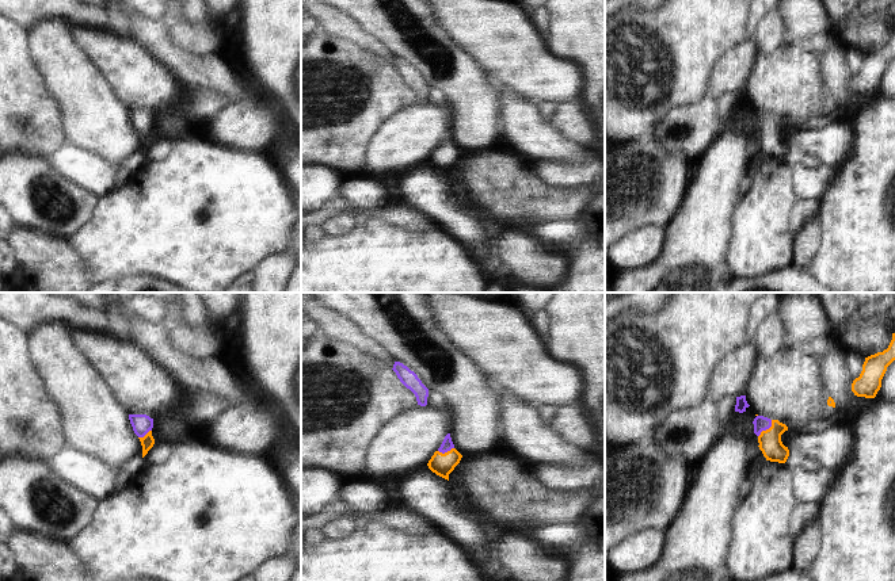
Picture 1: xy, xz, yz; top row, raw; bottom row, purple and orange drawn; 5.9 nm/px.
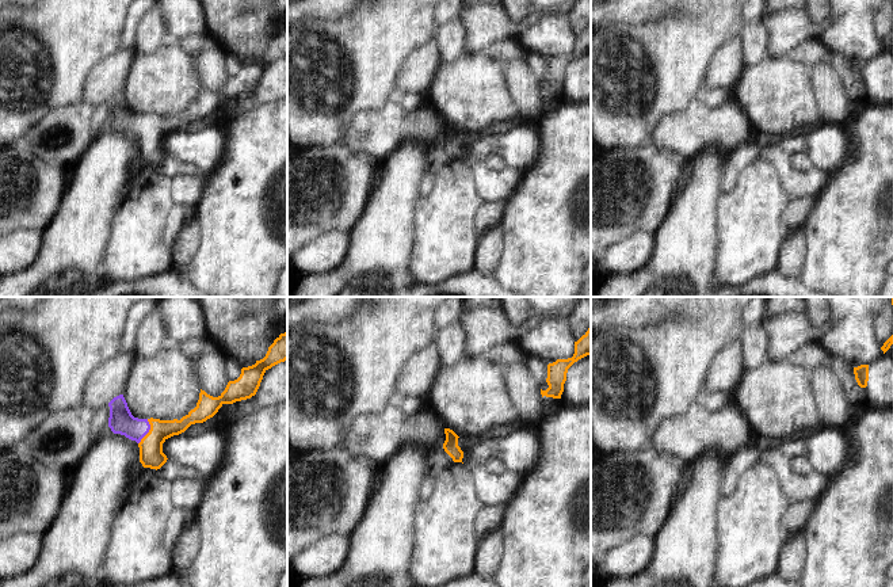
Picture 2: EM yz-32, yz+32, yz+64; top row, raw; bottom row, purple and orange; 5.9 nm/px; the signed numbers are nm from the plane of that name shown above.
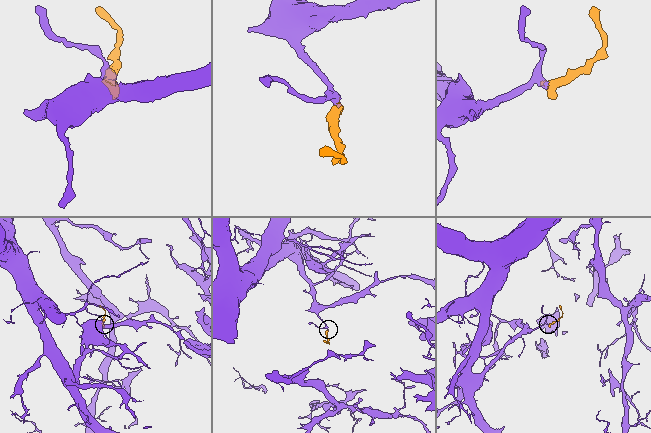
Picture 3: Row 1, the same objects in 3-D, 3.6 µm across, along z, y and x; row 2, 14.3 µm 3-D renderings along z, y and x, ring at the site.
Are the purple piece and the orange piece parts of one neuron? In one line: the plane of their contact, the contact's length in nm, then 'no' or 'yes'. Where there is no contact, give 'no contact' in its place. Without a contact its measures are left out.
meets purple in yz; contact 130 nm long; yes

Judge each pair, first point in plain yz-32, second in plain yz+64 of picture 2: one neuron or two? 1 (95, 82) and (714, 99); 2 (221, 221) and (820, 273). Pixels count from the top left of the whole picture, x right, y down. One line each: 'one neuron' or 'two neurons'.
1: two neurons
2: one neuron

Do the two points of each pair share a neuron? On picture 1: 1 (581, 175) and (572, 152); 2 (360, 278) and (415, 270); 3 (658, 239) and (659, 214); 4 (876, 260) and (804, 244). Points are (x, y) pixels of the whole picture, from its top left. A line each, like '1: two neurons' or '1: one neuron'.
1: two neurons
2: one neuron
3: two neurons
4: two neurons

